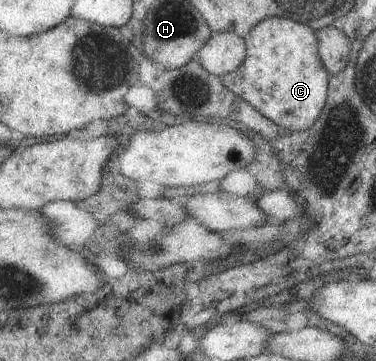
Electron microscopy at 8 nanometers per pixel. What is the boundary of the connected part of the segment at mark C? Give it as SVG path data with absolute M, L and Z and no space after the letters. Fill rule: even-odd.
M265 19L258 23L246 37L248 58L237 71L222 76L231 91L247 100L251 105L263 112L264 116L272 119L277 125L293 131L309 129L321 117L323 108L330 96L330 73L323 63L317 29L312 24L306 24L293 19Z

